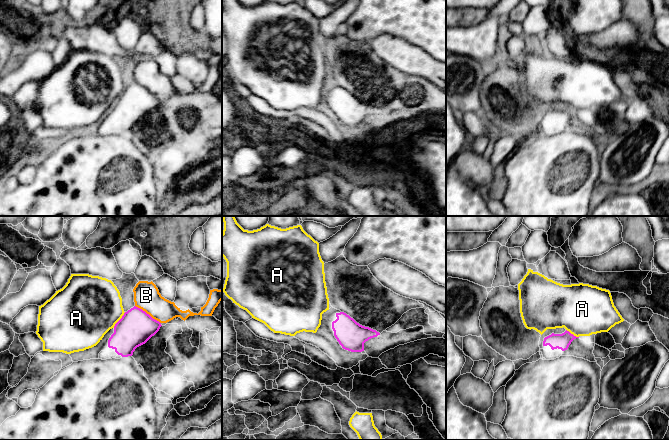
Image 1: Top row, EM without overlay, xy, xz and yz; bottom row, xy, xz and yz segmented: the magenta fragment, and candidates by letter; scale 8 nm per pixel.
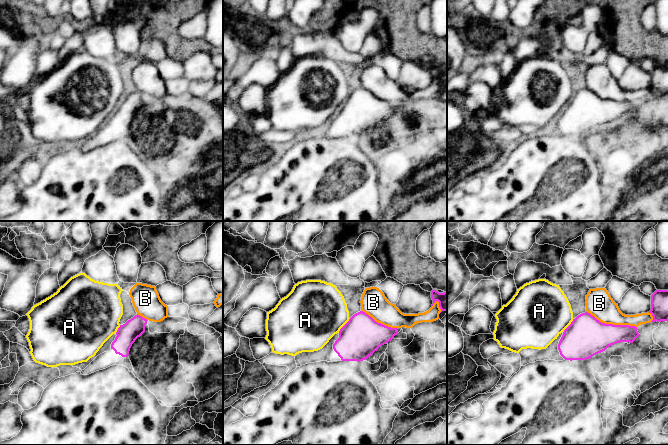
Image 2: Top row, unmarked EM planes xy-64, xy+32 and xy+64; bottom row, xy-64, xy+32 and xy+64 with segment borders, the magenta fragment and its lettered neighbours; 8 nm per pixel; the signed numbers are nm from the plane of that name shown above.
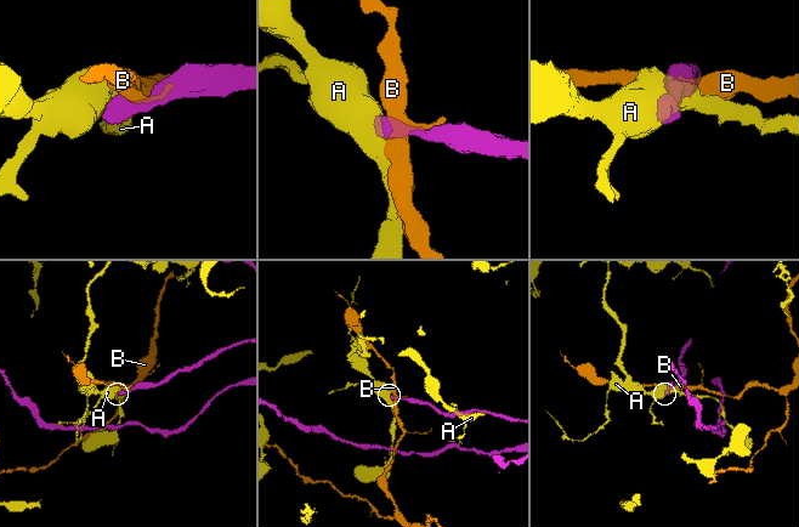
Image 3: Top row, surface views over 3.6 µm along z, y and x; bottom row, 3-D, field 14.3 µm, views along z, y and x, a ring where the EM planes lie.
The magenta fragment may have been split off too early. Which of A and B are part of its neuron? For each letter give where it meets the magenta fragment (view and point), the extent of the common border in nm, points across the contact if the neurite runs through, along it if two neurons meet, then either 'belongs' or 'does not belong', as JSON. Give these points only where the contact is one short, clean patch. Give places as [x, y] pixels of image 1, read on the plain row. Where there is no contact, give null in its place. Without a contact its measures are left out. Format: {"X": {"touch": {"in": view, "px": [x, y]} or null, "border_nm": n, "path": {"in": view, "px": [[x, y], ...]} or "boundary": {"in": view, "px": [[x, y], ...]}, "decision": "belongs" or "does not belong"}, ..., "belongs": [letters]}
{"A": {"touch": {"in": "xy", "px": [119, 96]}, "border_nm": 160, "boundary": {"in": "xy", "px": [[125, 88], [113, 103]]}, "decision": "does not belong"}, "B": {"touch": {"in": "xy", "px": [148, 90]}, "border_nm": 260, "decision": "does not belong"}, "belongs": []}

